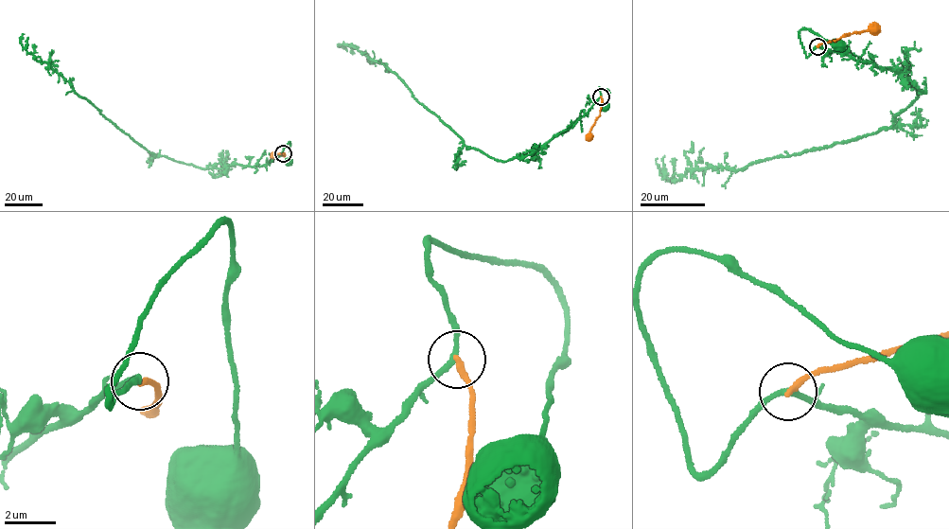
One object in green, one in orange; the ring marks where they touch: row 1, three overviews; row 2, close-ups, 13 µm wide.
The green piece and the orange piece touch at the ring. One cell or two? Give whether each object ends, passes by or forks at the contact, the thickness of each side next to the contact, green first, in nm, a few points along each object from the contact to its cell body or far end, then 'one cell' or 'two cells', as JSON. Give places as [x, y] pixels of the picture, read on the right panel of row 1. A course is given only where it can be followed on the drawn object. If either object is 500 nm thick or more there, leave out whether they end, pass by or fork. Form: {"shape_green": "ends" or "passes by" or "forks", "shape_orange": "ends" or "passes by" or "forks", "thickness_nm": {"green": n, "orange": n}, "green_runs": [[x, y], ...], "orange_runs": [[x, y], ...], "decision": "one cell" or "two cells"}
{"shape_green": "passes by", "shape_orange": "ends", "thickness_nm": {"green": 200, "orange": 240}, "green_runs": [[817, 46], [807, 57], [799, 35], [801, 29], [810, 29], [835, 44]], "orange_runs": [[817, 46], [872, 28]], "decision": "two cells"}

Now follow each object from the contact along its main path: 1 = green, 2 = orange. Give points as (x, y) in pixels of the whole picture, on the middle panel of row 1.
1: (601, 96), (598, 87), (606, 89), (609, 97), (605, 105)
2: (601, 96), (600, 114), (589, 136)

